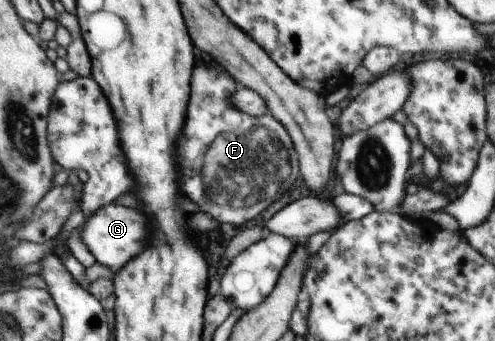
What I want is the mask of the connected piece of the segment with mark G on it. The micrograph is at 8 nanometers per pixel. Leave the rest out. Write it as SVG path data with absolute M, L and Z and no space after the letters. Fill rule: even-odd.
M111 203L102 206L100 210L96 210L92 216L85 219L84 224L79 227L80 234L77 235L79 240L88 246L88 250L97 262L107 266L113 272L120 271L120 268L130 258L134 258L136 254L140 254L146 248L150 220L146 214L142 216L142 212L138 208L125 208ZM142 220L144 220L144 226L142 226Z

